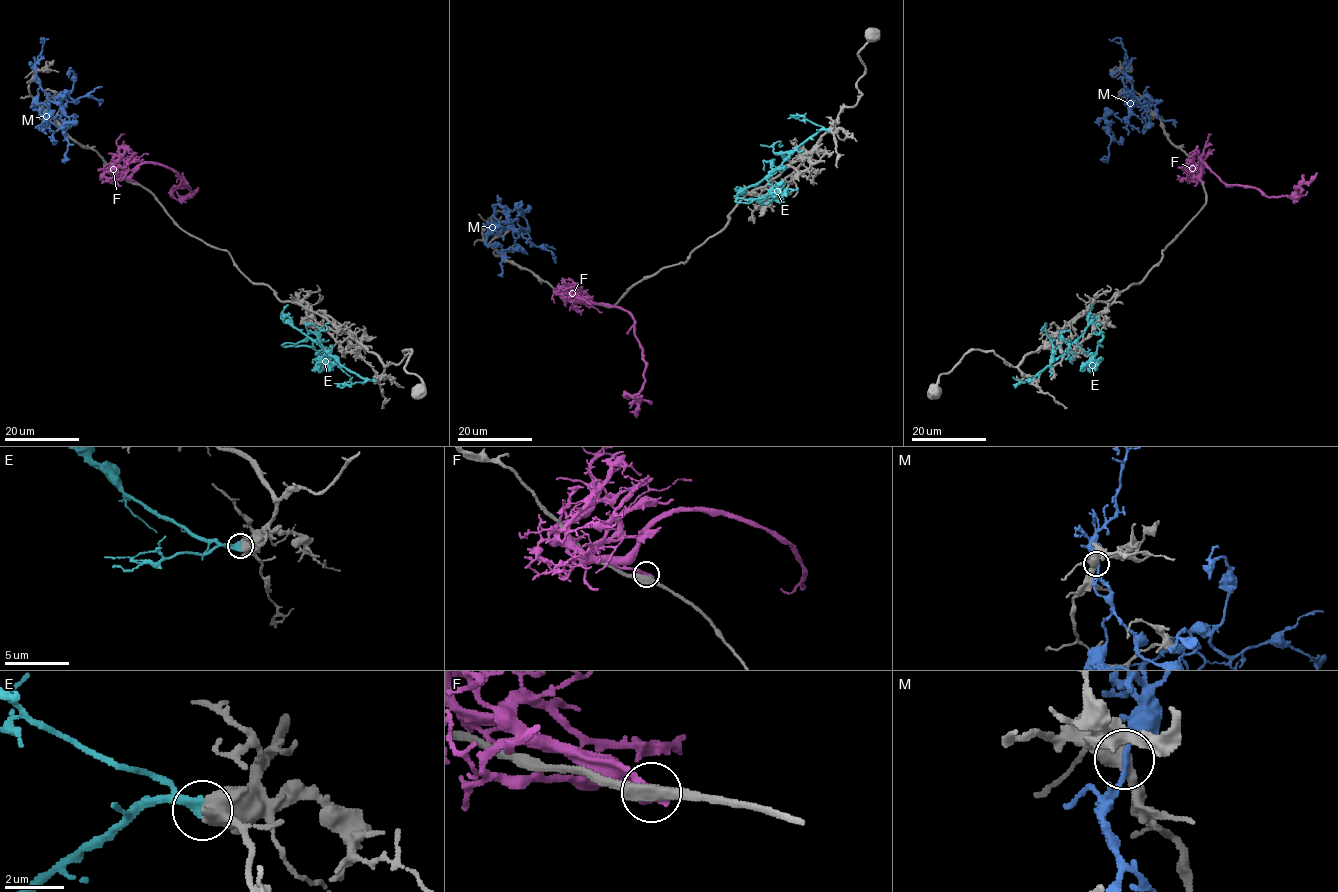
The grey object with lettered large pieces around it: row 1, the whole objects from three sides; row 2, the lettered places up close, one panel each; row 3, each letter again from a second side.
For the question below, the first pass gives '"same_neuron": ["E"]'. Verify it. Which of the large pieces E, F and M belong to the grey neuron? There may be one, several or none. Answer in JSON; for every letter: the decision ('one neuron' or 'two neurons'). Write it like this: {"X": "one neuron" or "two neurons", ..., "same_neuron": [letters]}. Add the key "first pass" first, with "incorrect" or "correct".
{"first pass": "correct", "E": "one neuron", "F": "two neurons", "M": "two neurons", "same_neuron": ["E"]}

